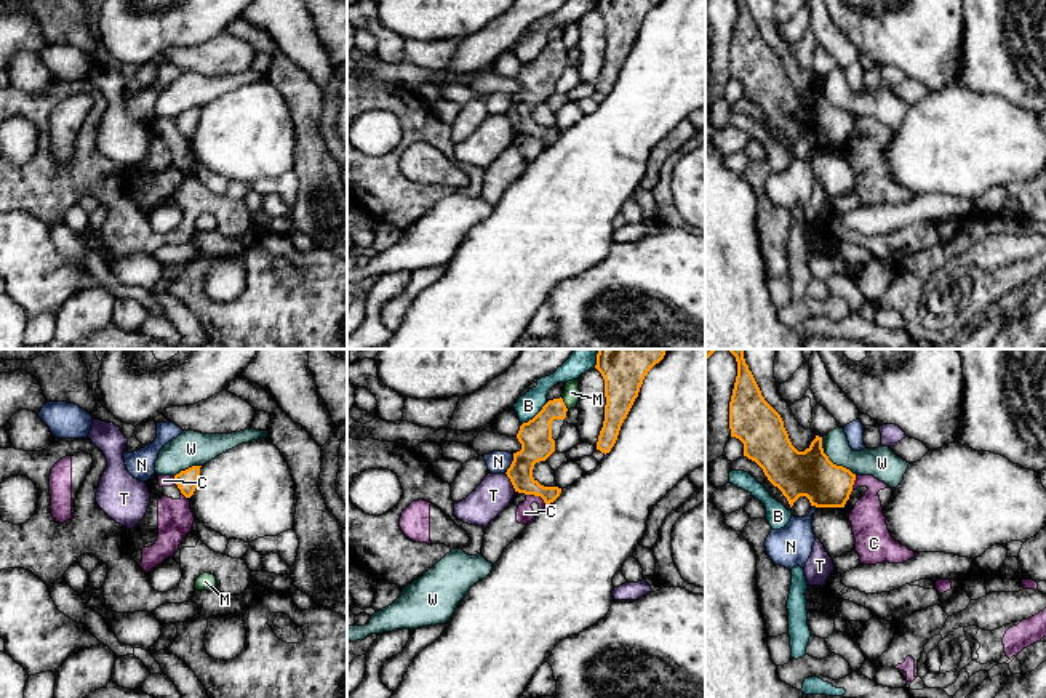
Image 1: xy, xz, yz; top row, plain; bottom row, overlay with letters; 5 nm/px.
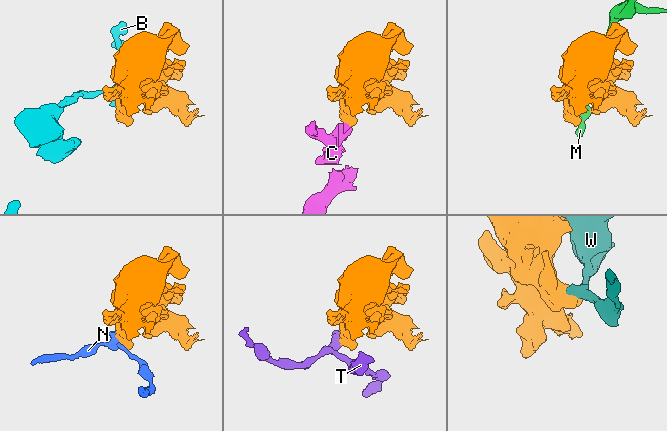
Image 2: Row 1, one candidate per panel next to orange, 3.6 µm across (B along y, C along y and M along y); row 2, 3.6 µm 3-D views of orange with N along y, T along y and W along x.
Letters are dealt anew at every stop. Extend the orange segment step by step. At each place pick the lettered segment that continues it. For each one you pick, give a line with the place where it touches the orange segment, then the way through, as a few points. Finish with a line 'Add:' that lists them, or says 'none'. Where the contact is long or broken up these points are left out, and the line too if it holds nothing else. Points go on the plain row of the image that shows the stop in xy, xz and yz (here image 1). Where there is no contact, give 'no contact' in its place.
Add: none

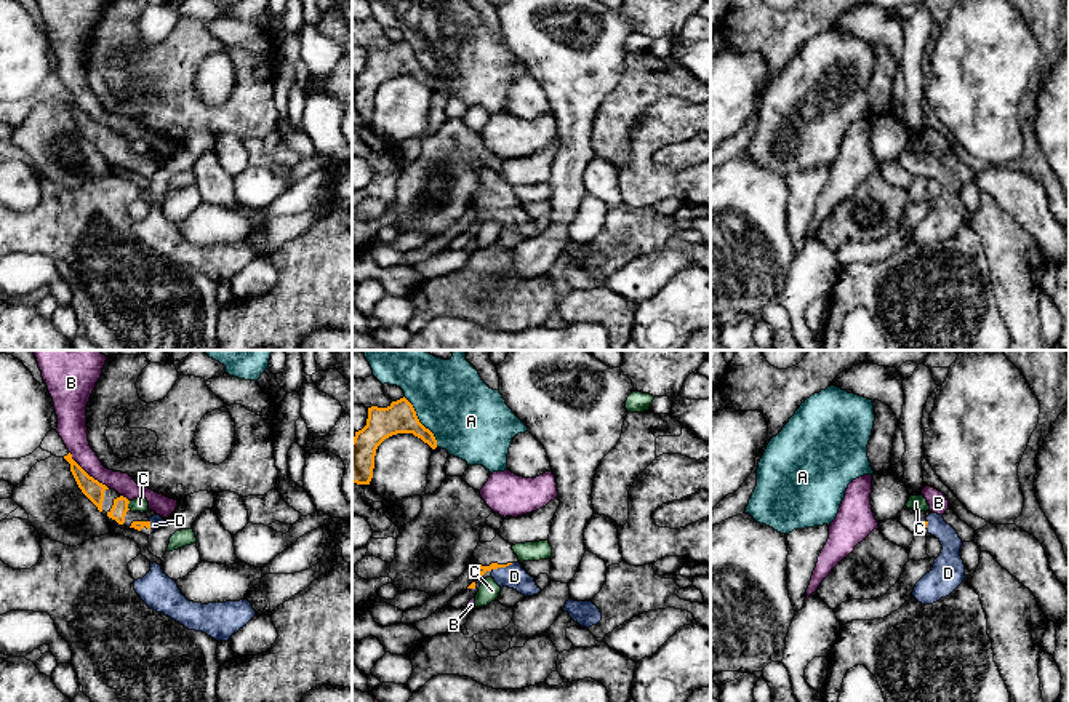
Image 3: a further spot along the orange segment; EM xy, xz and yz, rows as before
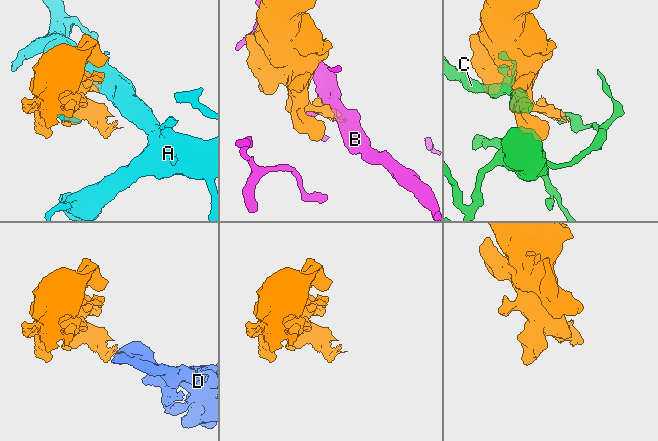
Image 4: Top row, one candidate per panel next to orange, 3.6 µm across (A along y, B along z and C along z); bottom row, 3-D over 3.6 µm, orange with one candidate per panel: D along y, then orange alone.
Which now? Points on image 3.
D: contact xz (503, 208); way xz (480, 211), (503, 208), (514, 218)
Add: D

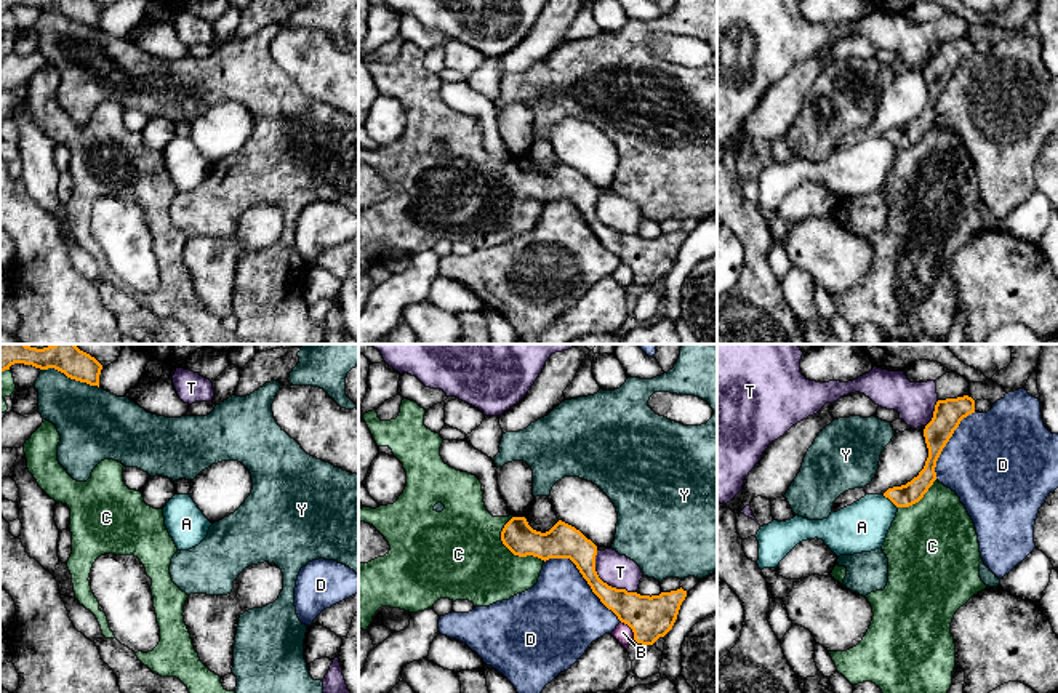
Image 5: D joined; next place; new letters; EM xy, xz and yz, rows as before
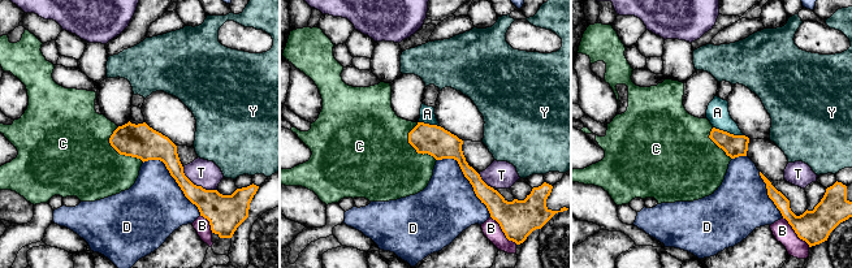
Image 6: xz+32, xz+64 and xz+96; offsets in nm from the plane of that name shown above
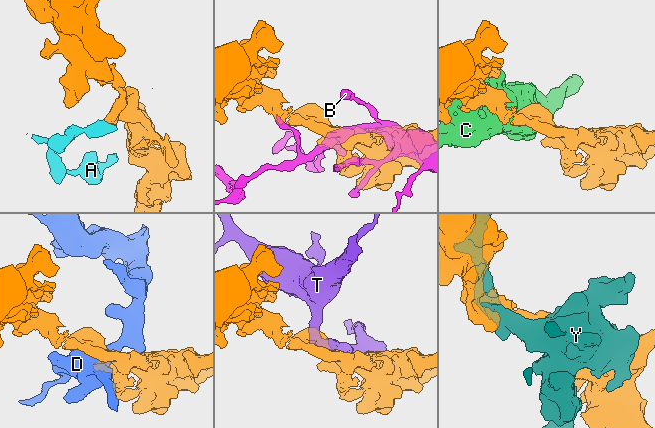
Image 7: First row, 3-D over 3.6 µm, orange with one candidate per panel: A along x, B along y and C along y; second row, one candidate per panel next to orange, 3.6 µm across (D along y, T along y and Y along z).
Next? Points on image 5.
Add: none

